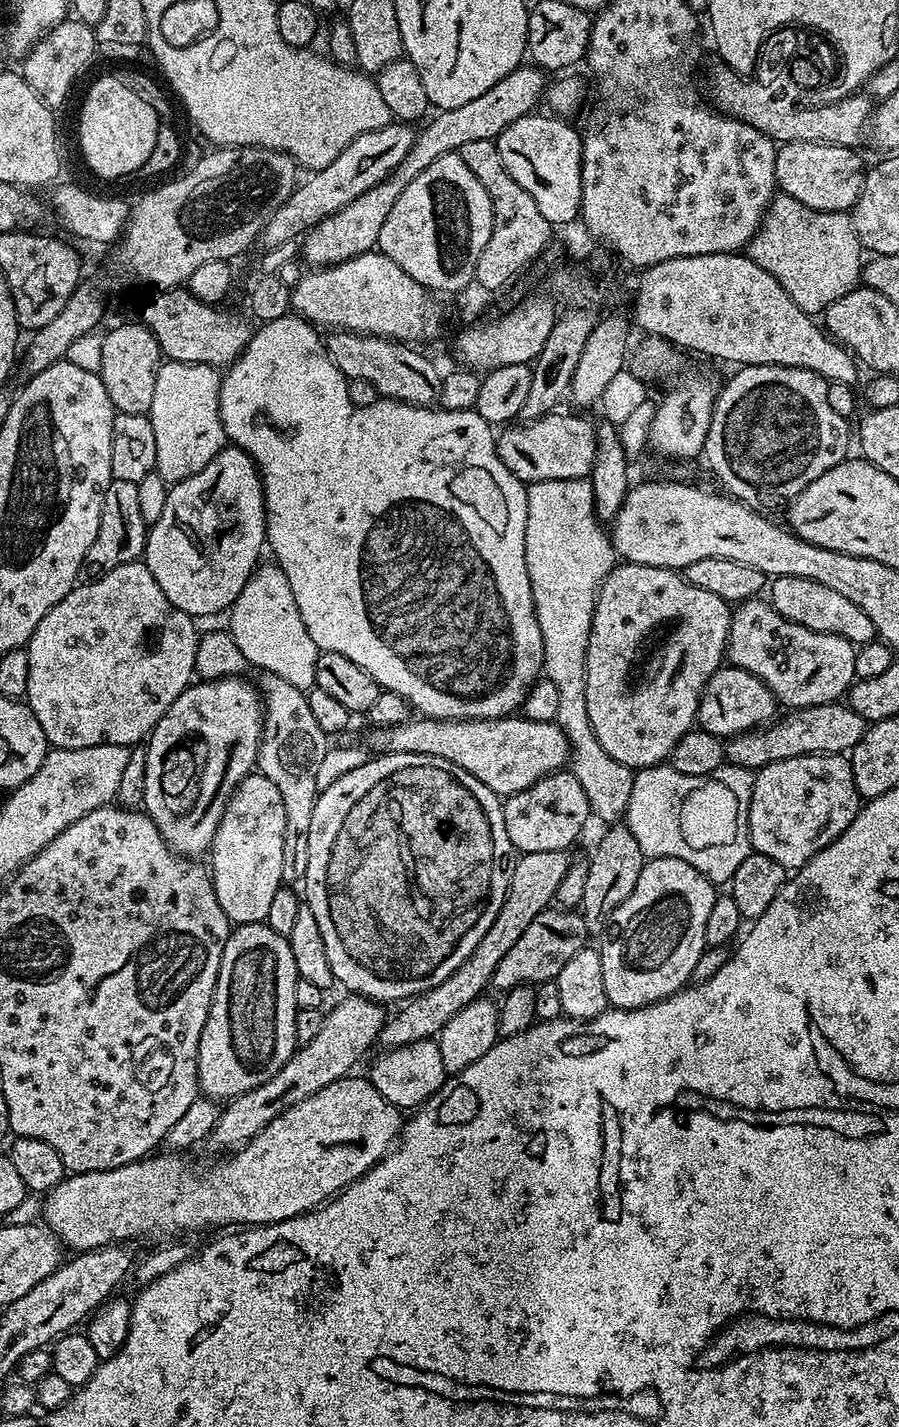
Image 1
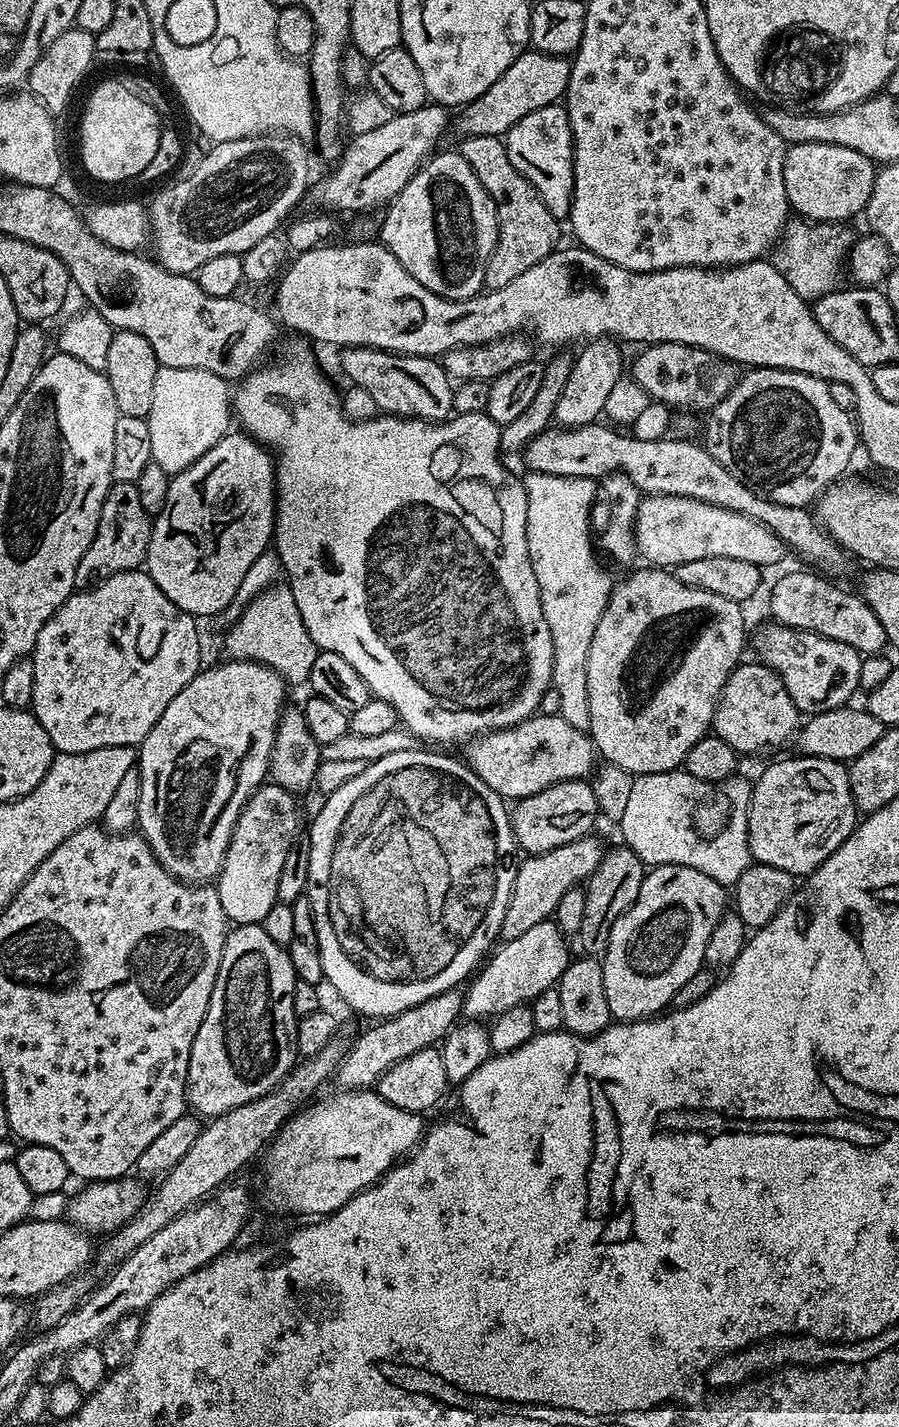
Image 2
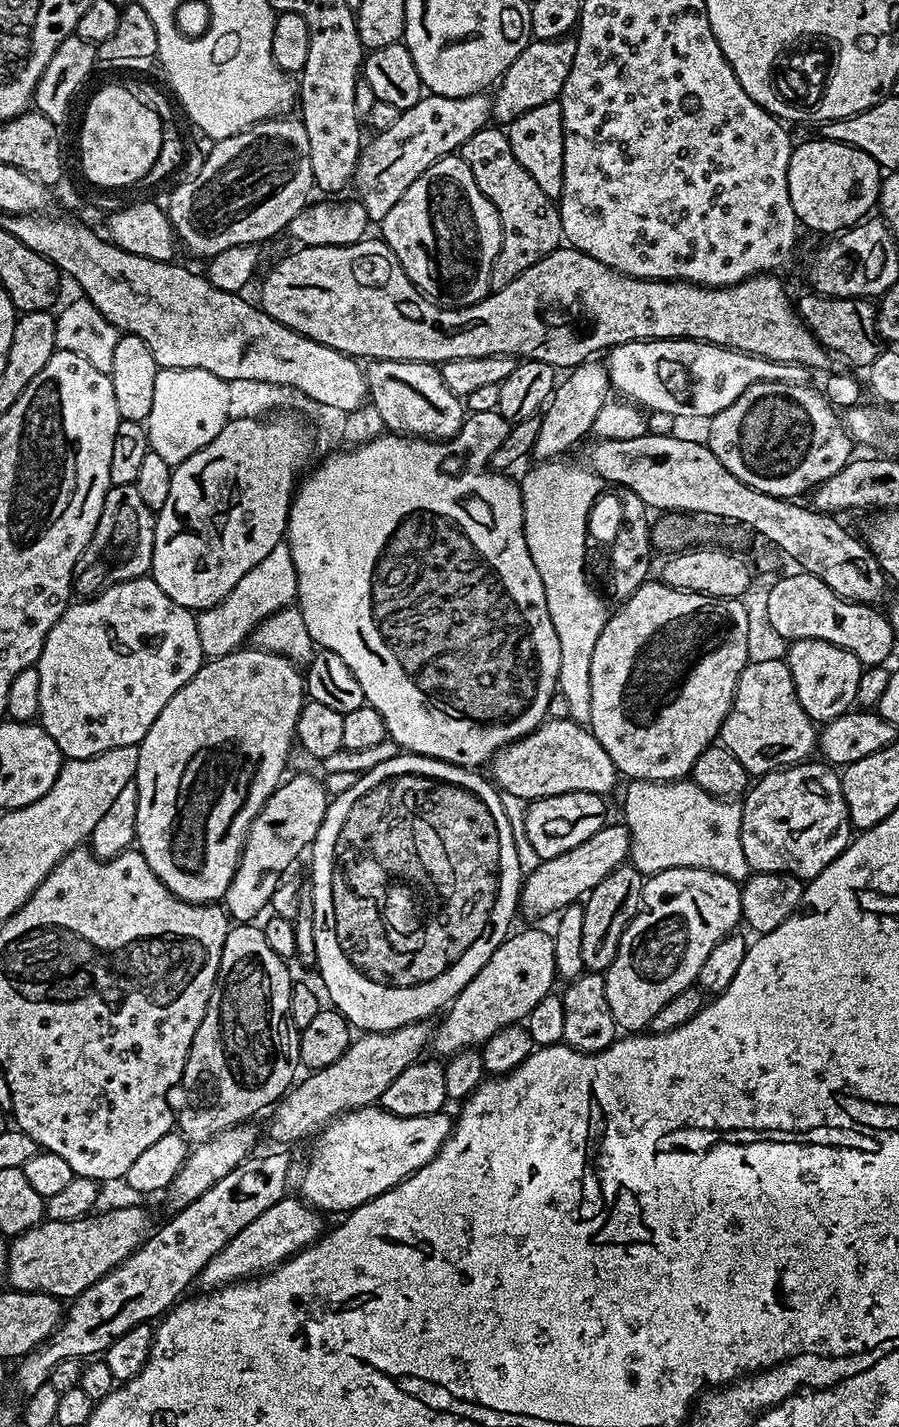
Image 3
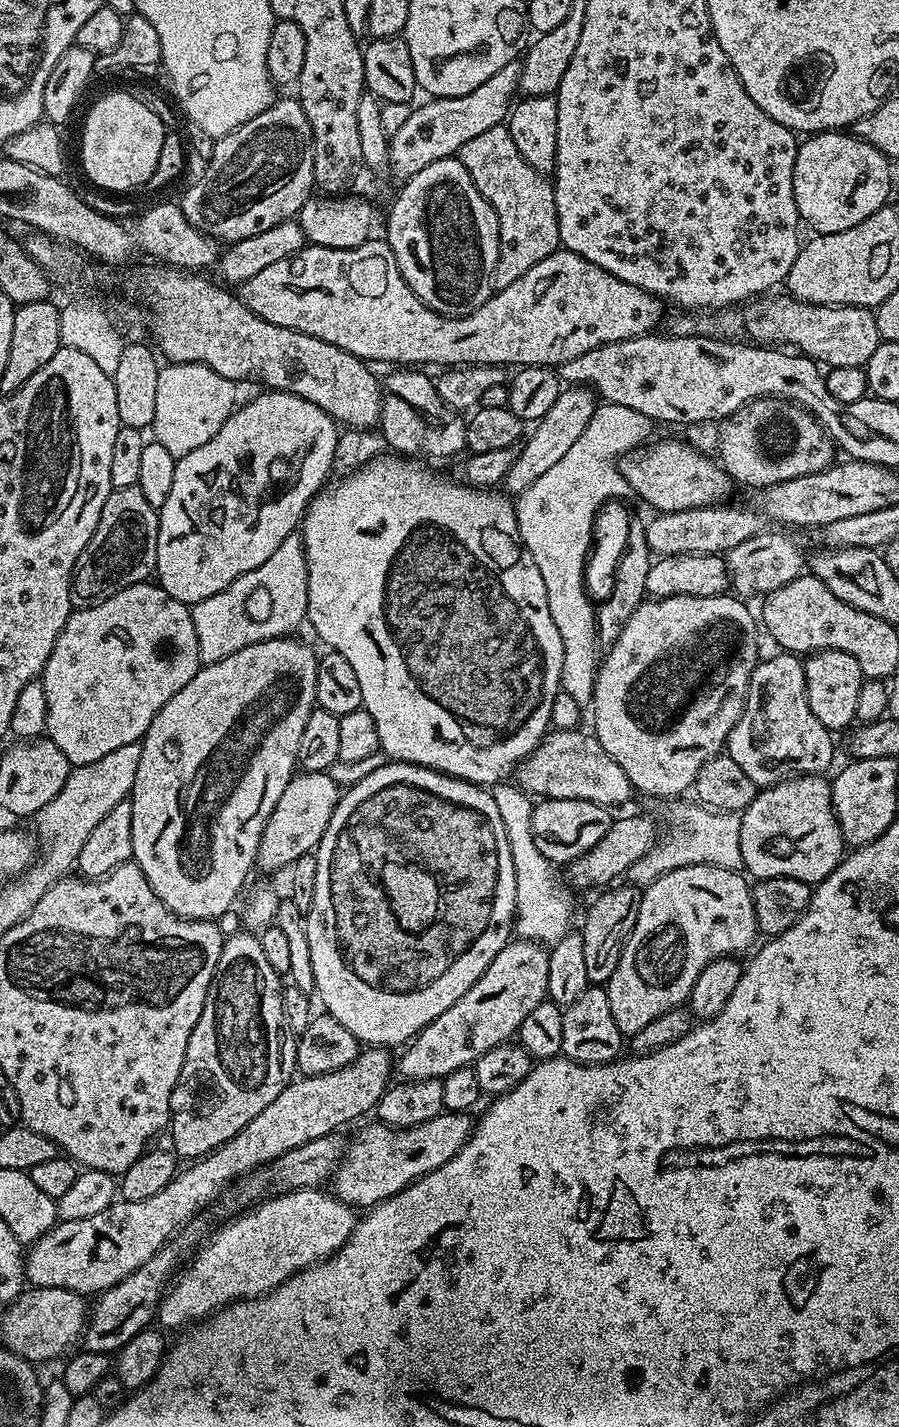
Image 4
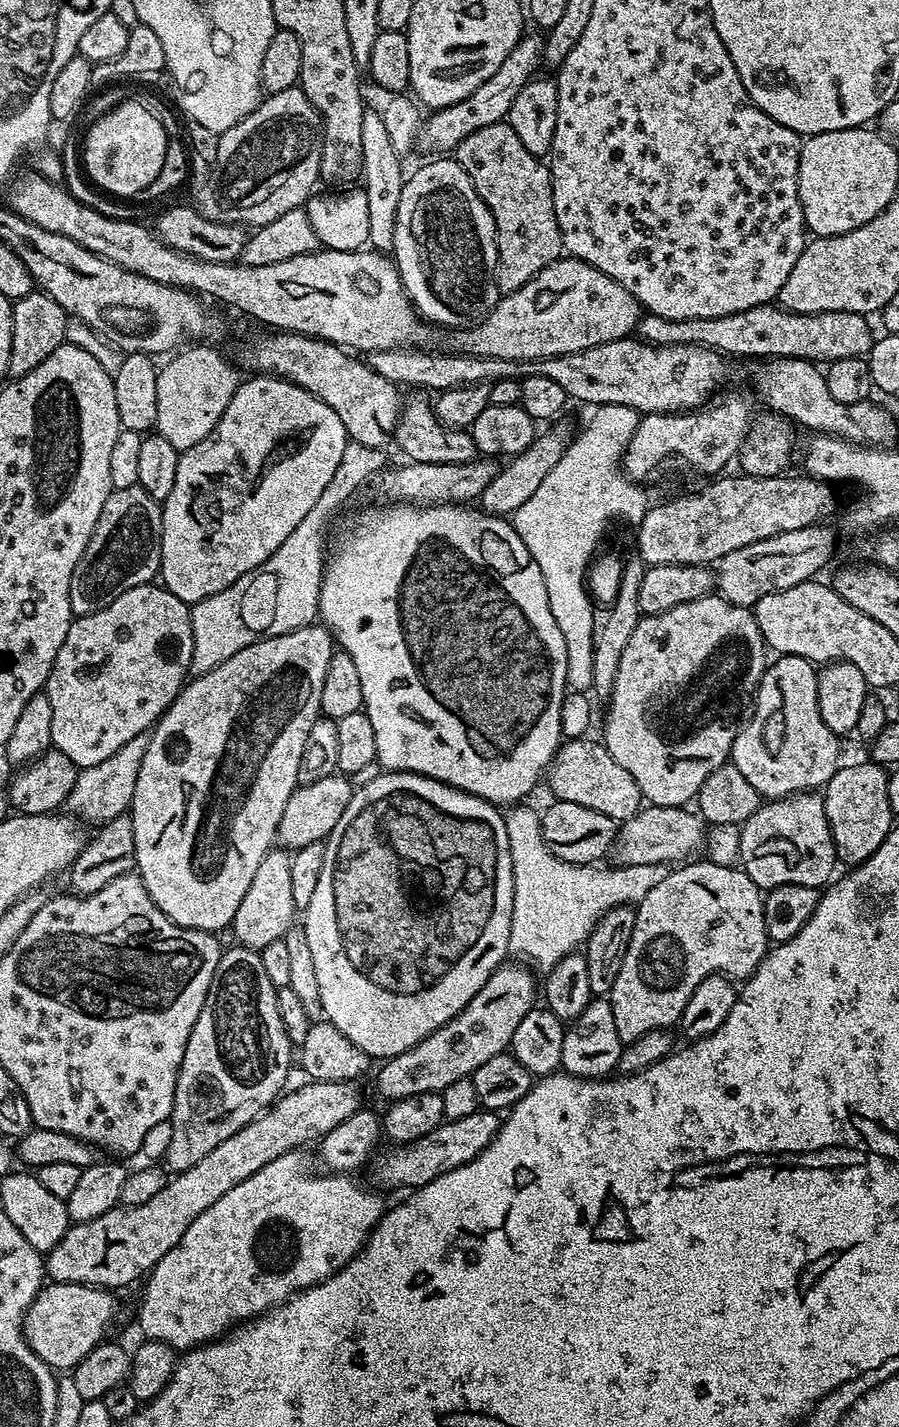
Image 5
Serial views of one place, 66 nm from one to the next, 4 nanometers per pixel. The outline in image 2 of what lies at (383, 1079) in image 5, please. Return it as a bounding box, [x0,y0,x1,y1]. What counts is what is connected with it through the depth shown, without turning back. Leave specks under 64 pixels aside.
[463,919,570,1022]

